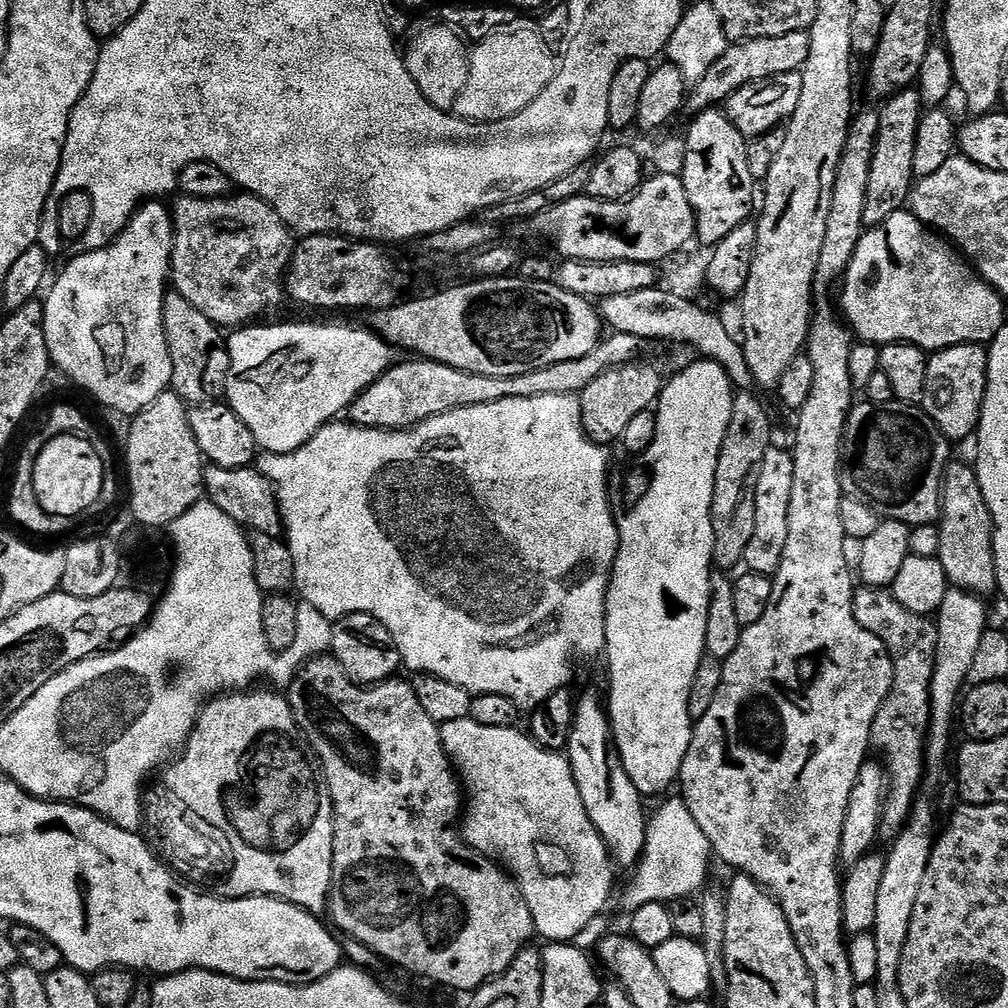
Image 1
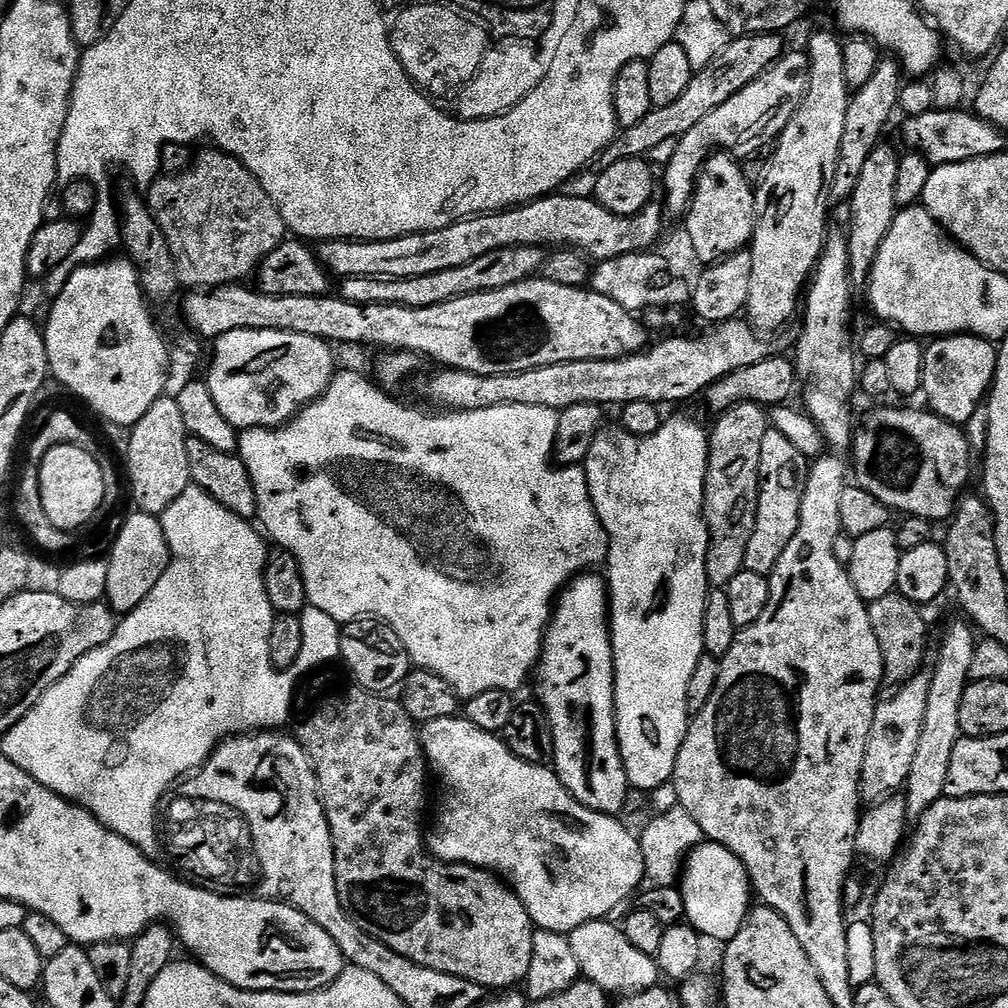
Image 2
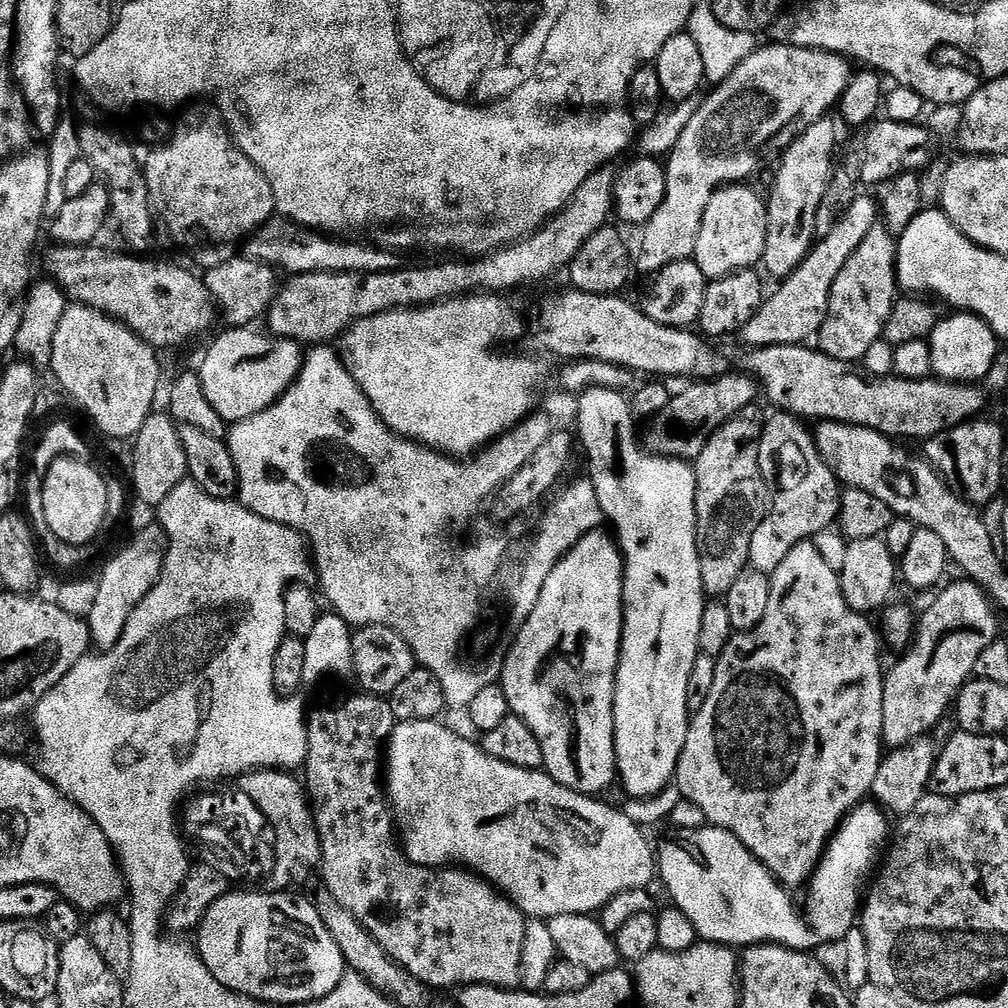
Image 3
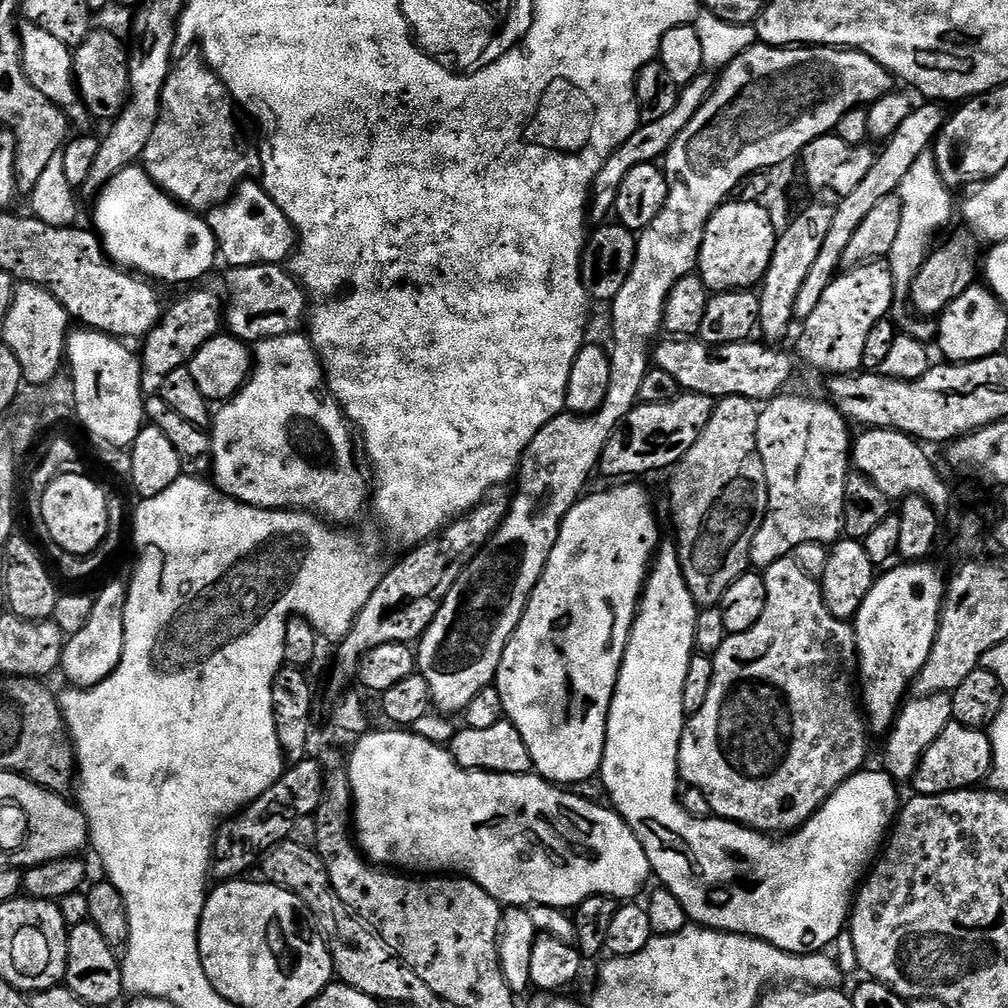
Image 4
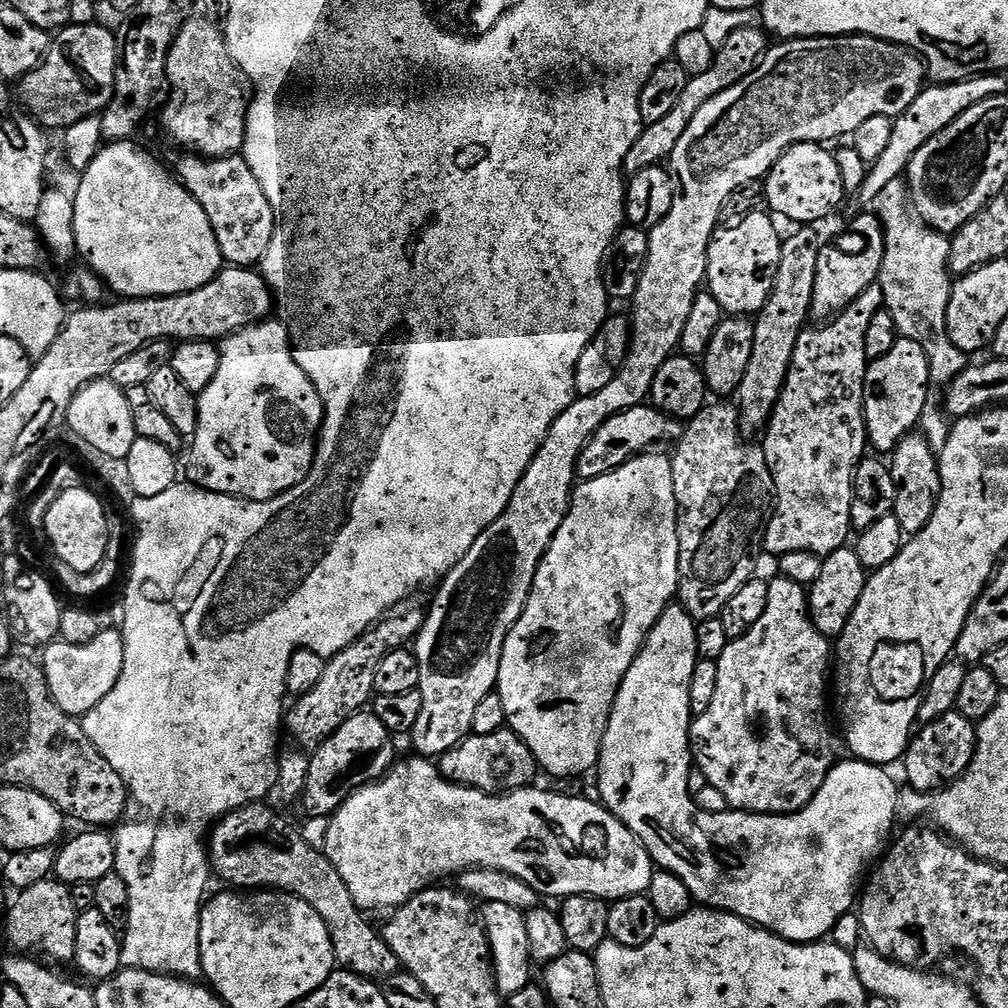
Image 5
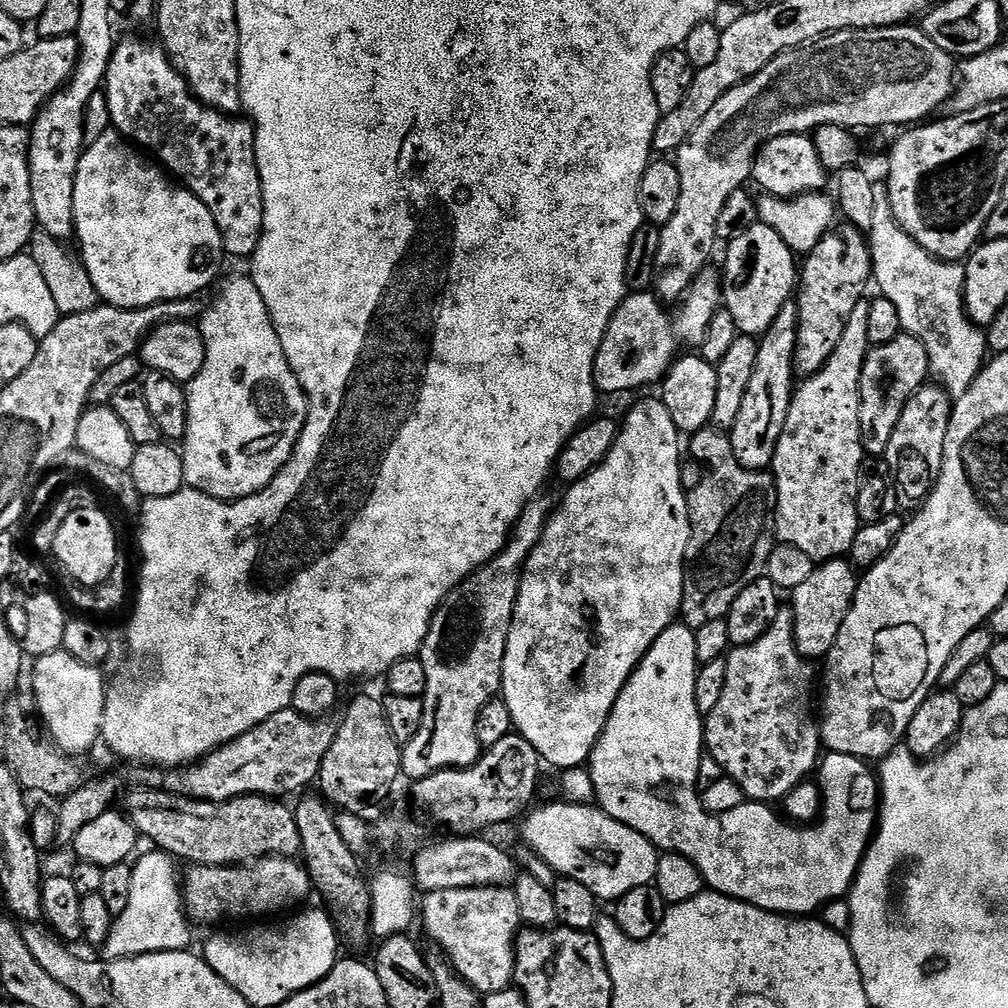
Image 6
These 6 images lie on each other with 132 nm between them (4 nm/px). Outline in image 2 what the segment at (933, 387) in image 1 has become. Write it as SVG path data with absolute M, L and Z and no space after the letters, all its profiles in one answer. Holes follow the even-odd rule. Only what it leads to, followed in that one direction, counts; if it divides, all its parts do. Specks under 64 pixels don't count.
M942 336L933 339L924 350L924 386L922 396L928 399L927 407L937 416L950 424L967 425L967 420L976 416L976 411L981 411L986 397L989 395L993 380L996 379L996 357L998 348L991 340L983 340L977 336Z

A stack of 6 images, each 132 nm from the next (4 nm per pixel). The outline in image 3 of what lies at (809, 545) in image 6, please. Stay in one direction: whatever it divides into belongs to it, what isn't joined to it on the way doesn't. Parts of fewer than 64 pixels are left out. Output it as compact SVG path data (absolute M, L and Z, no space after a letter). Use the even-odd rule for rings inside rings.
M877 226L866 234L866 238L862 238L862 246L850 254L830 290L828 313L818 337L819 351L830 358L860 362L866 350L881 340L886 318L890 318L890 310L898 296L896 245L897 241L888 233L888 229ZM776 414L769 424L763 425L759 465L770 493L770 507L758 530L754 530L754 538L750 538L748 562L759 572L771 574L782 566L782 558L794 546L811 541L819 532L837 523L842 485L822 454L818 454L816 437L809 425L787 414Z

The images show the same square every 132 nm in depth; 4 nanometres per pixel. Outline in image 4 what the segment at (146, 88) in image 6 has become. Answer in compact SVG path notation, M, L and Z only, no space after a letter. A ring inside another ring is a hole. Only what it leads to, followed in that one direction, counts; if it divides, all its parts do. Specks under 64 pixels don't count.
M255 179L243 180L232 197L206 216L210 230L216 239L218 256L228 268L245 268L259 264L283 265L291 257L298 244L296 227L278 210L274 198Z

